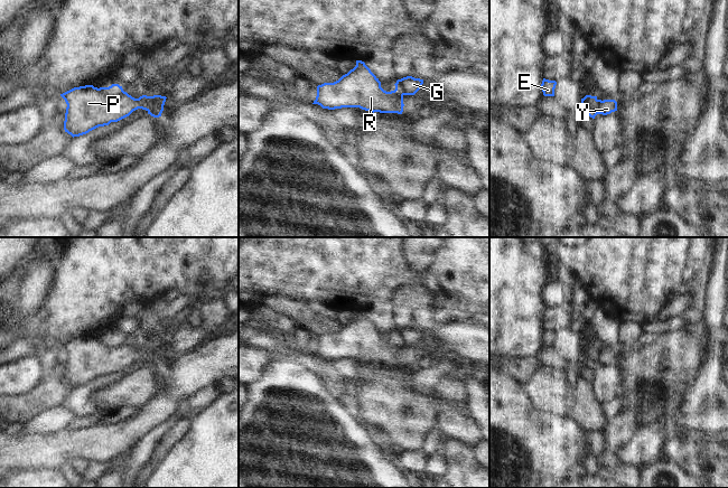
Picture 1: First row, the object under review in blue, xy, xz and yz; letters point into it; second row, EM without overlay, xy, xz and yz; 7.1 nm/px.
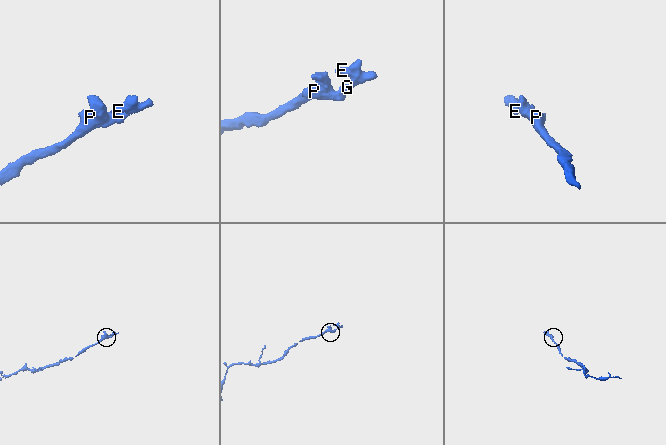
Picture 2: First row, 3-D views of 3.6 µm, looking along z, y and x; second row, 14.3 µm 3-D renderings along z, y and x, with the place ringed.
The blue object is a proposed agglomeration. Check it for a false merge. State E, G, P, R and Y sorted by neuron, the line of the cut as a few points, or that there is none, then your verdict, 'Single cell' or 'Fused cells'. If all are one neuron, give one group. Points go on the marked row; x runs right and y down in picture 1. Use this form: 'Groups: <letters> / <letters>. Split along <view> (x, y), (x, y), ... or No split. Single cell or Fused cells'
Groups: E G / P R Y. Split along xy (147, 96), (150, 103), (150, 111), (148, 113). Fused cells

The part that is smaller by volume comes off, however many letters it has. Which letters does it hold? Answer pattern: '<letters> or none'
E, G

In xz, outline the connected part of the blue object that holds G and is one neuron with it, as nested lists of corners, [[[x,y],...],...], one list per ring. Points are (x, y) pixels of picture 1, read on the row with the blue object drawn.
[[[407,76],[398,79],[395,90],[403,95],[414,95],[423,84],[423,79],[414,78],[412,76]]]

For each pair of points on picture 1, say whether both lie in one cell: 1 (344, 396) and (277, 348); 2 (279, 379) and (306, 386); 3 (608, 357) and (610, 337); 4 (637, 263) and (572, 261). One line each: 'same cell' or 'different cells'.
1: same cell
2: same cell
3: same cell
4: same cell

